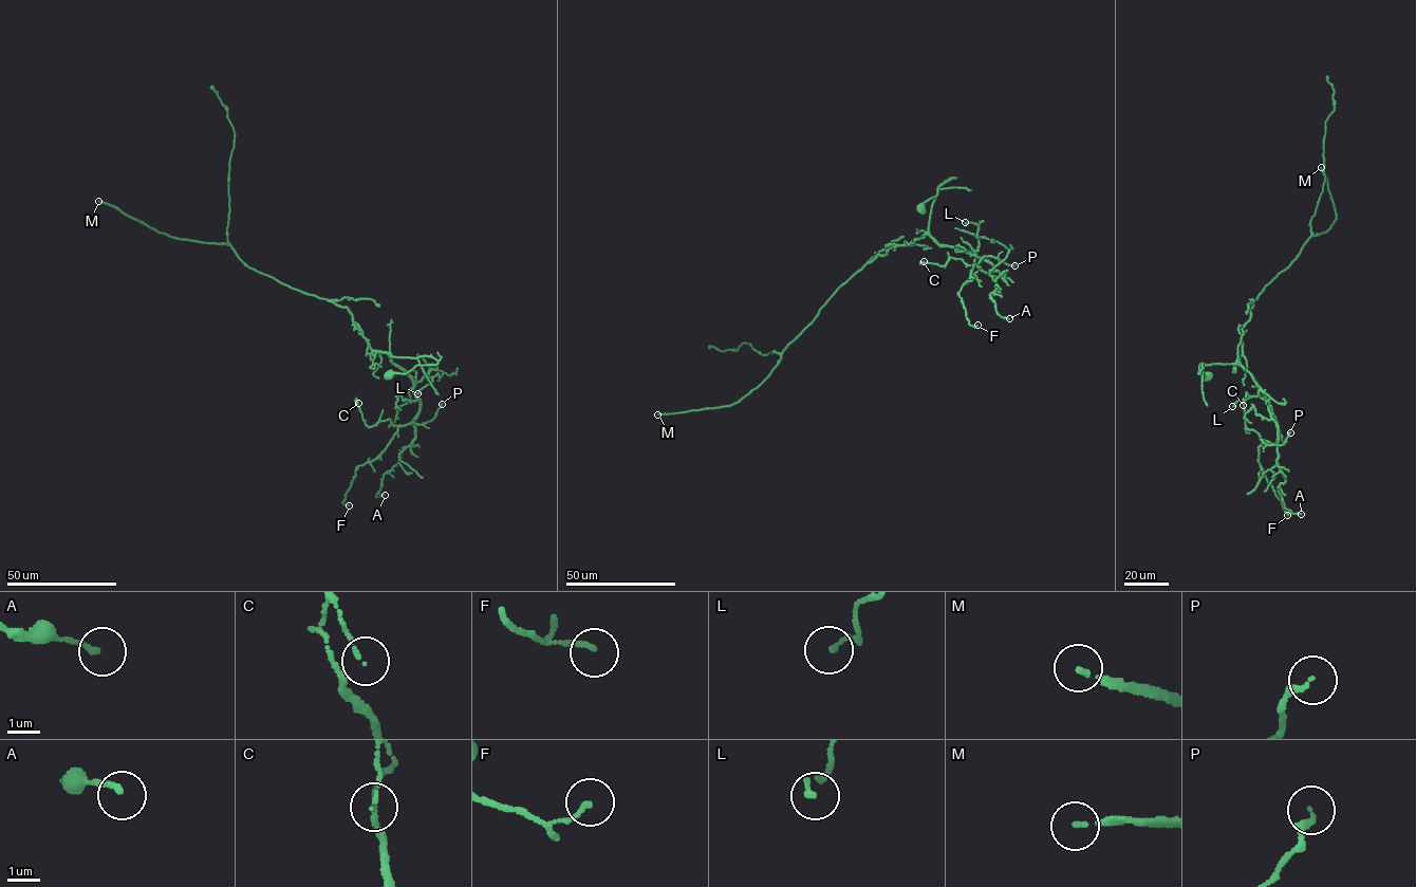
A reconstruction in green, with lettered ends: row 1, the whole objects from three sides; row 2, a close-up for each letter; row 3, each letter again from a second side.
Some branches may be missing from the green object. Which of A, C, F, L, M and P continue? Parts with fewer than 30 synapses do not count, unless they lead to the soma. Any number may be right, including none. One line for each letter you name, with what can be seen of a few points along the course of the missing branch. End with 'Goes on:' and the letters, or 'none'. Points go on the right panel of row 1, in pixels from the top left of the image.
M: (1321, 167), (1245, 107), (1172, 92), (1163, 85), (1144, 86), (1133, 93), (1129, 86)
Goes on: M

